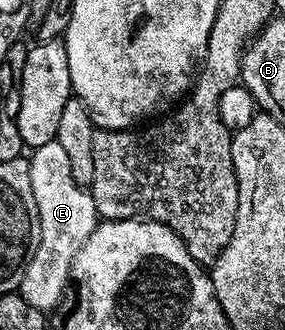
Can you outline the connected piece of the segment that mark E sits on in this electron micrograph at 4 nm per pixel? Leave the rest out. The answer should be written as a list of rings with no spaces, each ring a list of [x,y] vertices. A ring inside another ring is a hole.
[[[57,138],[33,149],[28,159],[32,194],[40,214],[40,246],[36,246],[36,254],[32,262],[28,262],[28,270],[24,270],[20,291],[24,298],[28,298],[28,302],[32,302],[32,306],[51,310],[61,302],[65,292],[67,295],[74,259],[80,254],[84,242],[88,242],[92,230],[100,223],[100,217],[94,205],[94,197],[85,187],[79,186],[76,178],[72,178],[68,154]]]

